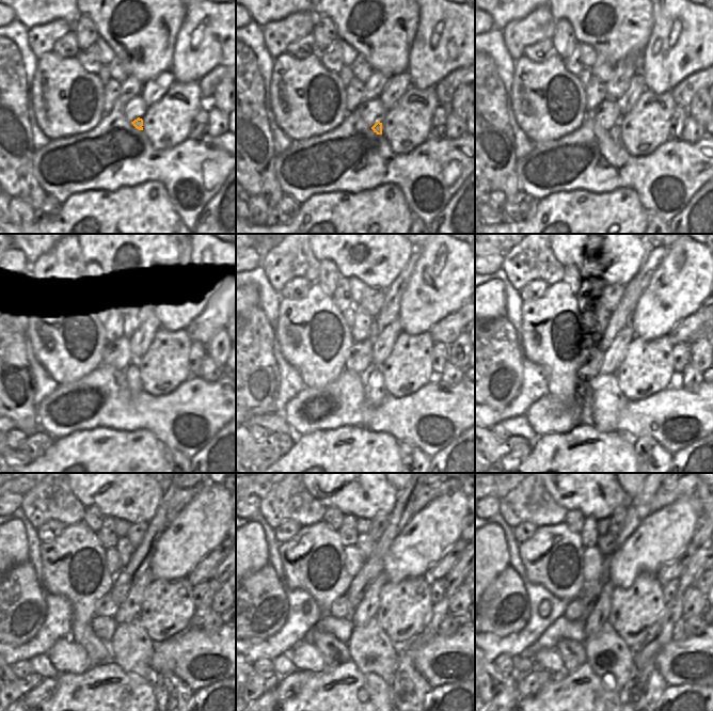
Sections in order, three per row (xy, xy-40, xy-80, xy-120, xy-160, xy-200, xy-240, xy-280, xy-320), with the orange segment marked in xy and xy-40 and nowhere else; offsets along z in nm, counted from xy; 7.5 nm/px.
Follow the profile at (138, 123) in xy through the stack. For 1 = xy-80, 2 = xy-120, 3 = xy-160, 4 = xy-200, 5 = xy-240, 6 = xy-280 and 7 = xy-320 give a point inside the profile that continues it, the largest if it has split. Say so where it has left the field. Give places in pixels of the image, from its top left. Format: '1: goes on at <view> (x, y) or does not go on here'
1: goes on at xy-80 (615, 132)
2: goes on at xy-120 (132, 374)
3: goes on at xy-160 (375, 392)
4: goes on at xy-200 (607, 401)
5: goes on at xy-240 (131, 649)
6: goes on at xy-280 (370, 649)
7: goes on at xy-320 (607, 653)

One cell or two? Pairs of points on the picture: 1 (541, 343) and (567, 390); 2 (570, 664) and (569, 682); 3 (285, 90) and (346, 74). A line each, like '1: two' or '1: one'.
1: one
2: two
3: two

